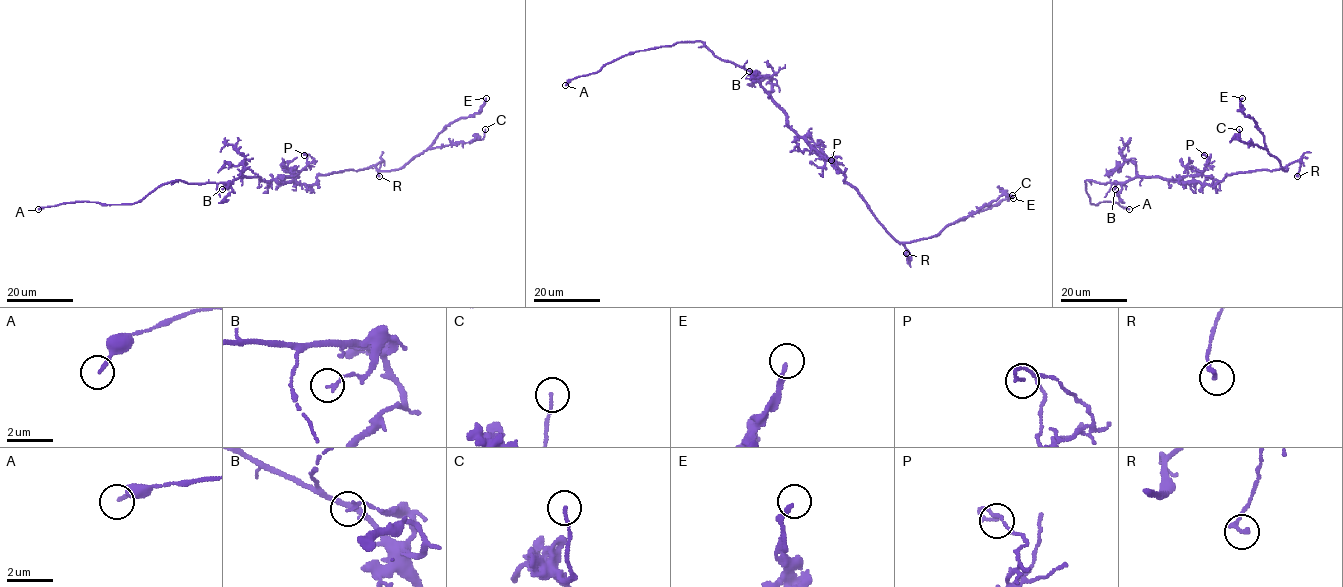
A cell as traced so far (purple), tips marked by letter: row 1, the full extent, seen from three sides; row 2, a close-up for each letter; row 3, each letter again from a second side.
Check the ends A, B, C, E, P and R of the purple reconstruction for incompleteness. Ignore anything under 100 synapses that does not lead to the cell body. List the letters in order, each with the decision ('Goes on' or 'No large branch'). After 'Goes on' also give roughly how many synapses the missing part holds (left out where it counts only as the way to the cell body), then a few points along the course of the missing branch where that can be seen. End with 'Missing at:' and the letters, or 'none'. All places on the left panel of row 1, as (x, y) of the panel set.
A: Goes on
B: No large branch
C: No large branch
E: No large branch
P: No large branch
R: No large branch
Missing at: A

